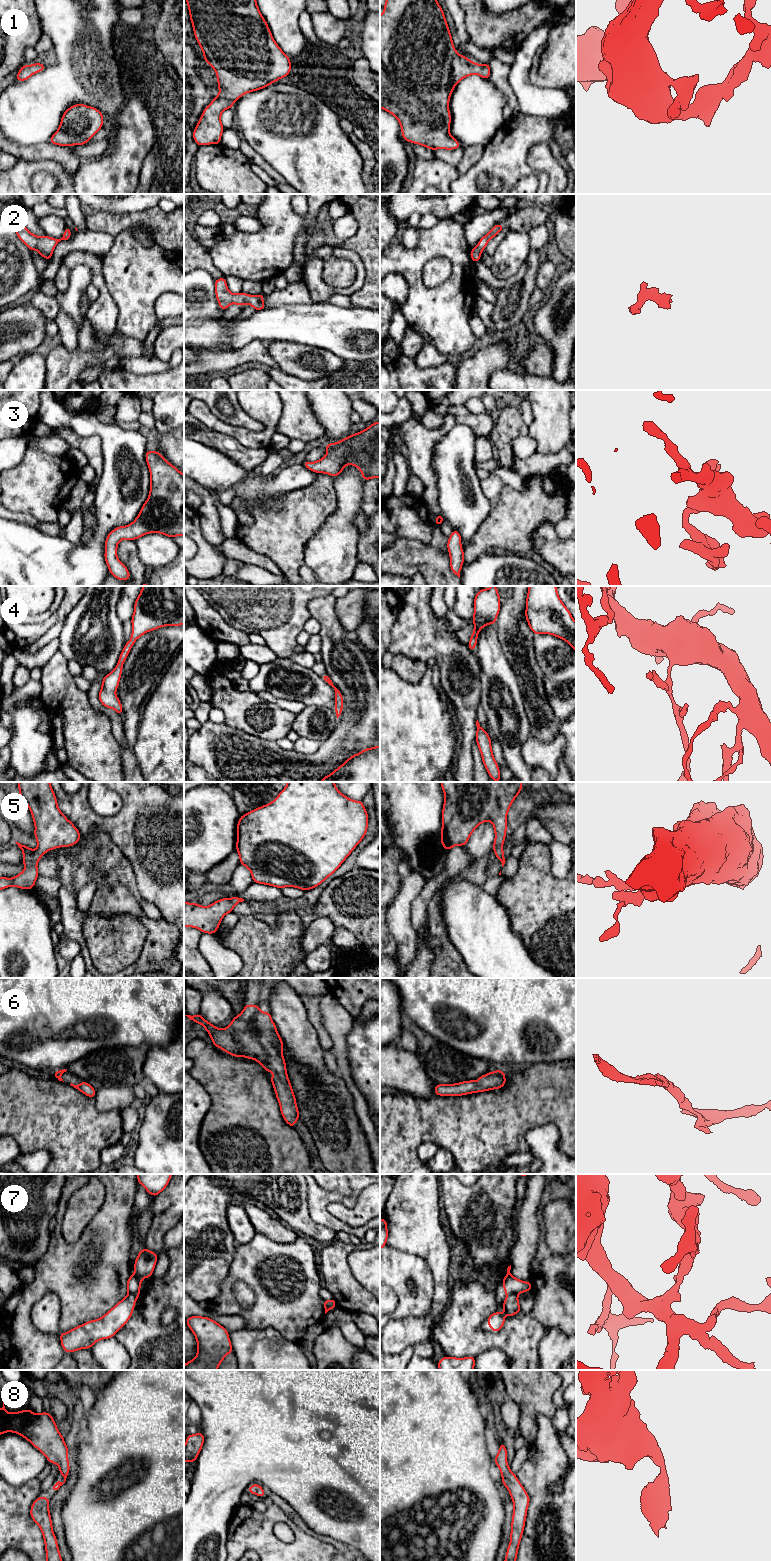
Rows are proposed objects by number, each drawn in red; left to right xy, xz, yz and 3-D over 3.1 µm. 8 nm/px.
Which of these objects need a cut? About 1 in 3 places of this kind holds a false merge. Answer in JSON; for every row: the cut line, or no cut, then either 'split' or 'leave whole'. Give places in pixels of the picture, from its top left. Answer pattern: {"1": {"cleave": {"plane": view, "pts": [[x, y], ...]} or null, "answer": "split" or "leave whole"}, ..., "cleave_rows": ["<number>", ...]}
{"1": {"cleave": null, "answer": "leave whole"}, "2": {"cleave": null, "answer": "leave whole"}, "3": {"cleave": null, "answer": "leave whole"}, "4": {"cleave": null, "answer": "leave whole"}, "5": {"cleave": null, "answer": "leave whole"}, "6": {"cleave": null, "answer": "leave whole"}, "7": {"cleave": {"plane": "yz", "pts": [[516, 1294], [507, 1296]]}, "answer": "split"}, "8": {"cleave": null, "answer": "leave whole"}, "cleave_rows": ["7"]}

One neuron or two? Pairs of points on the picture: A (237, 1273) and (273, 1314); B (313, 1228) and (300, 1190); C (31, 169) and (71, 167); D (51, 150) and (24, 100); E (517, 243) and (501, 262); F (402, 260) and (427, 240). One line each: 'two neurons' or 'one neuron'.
A: one neuron
B: one neuron
C: two neurons
D: two neurons
E: one neuron
F: one neuron

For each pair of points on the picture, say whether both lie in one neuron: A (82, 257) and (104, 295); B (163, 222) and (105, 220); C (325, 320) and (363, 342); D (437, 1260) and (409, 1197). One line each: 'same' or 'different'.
A: same
B: same
C: same
D: same

